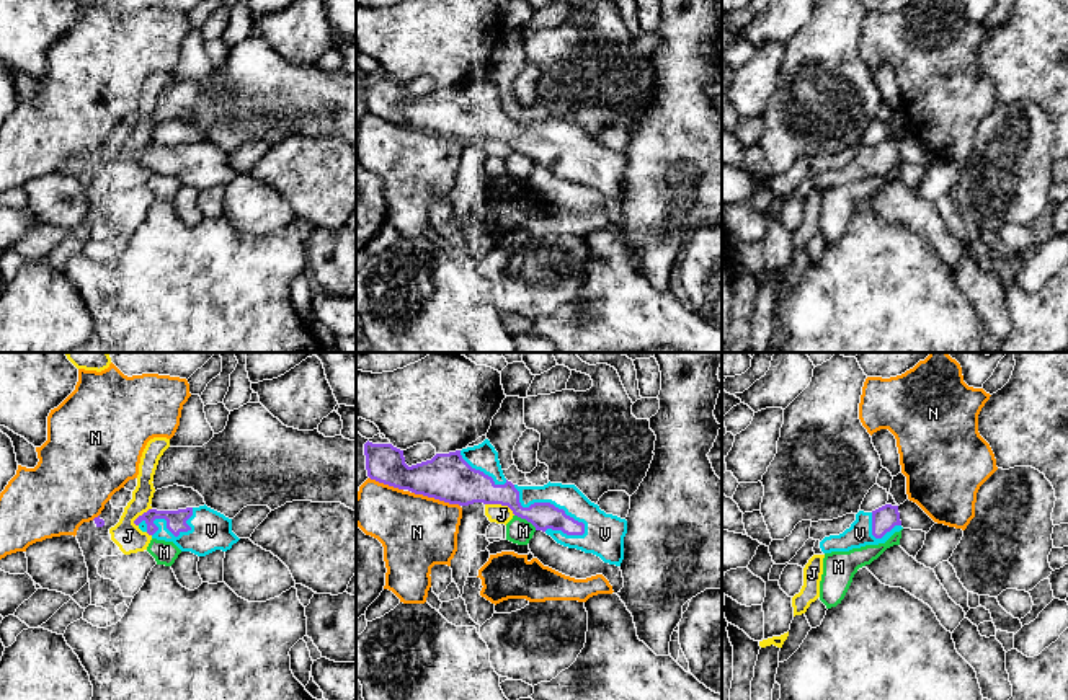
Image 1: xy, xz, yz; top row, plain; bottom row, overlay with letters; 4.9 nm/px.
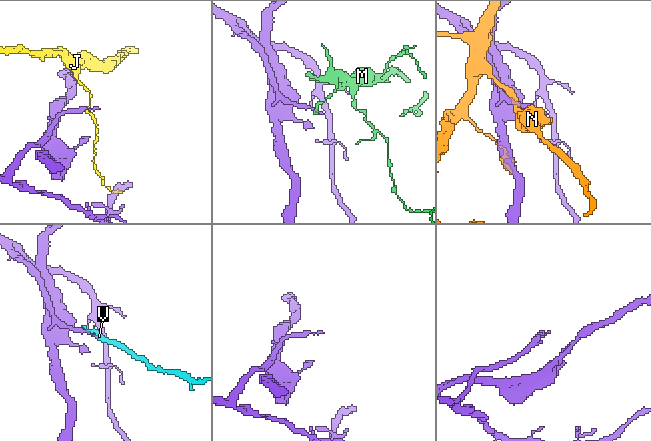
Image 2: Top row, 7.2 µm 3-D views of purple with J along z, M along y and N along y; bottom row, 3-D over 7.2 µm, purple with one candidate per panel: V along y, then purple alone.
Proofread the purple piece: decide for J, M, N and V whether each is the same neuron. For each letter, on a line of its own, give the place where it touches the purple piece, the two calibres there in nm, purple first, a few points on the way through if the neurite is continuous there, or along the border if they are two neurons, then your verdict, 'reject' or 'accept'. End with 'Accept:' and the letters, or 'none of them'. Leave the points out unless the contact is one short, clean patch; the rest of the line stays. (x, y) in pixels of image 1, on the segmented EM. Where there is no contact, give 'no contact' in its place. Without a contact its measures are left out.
J: xz (500, 503) | 220/100 nm | reject
M: xz (526, 519) | 140/130 nm | reject
N: xz (436, 498) | 240/360 nm | reject
V: xz (547, 503) | 140/130 nm | accept
Accept: V

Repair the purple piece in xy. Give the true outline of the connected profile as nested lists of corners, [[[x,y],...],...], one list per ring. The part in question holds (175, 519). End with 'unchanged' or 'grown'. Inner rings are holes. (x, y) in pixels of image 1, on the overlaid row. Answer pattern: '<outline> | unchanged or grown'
[[[206,504],[178,511],[149,509],[134,524],[152,538],[173,542],[181,552],[198,556],[227,552],[240,540],[232,532],[232,519]]] | grown

